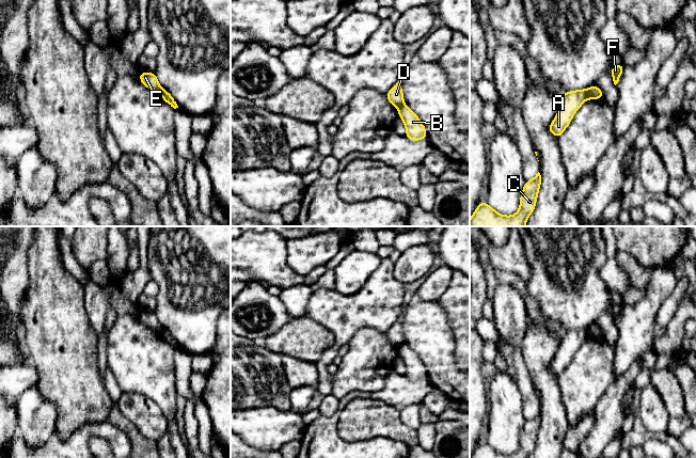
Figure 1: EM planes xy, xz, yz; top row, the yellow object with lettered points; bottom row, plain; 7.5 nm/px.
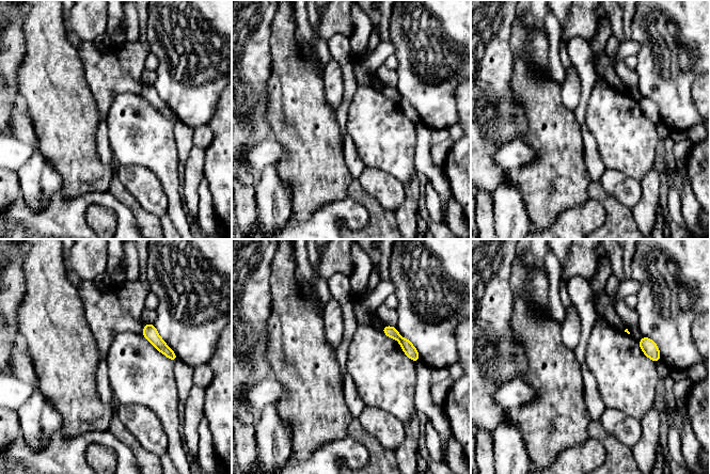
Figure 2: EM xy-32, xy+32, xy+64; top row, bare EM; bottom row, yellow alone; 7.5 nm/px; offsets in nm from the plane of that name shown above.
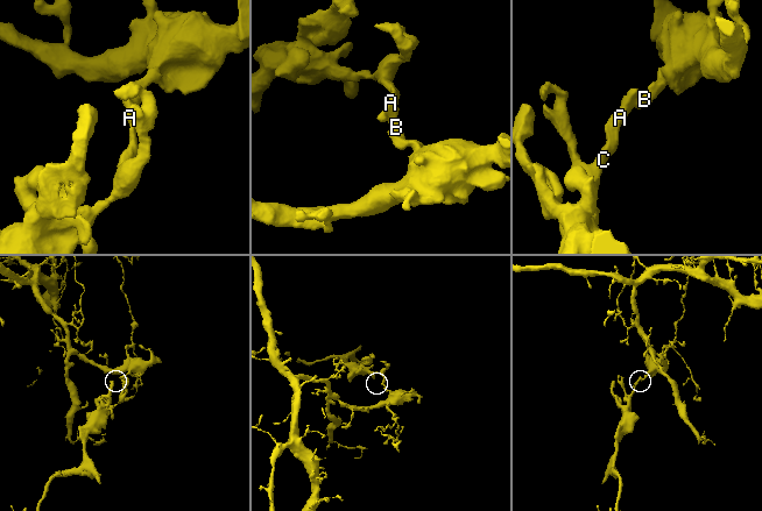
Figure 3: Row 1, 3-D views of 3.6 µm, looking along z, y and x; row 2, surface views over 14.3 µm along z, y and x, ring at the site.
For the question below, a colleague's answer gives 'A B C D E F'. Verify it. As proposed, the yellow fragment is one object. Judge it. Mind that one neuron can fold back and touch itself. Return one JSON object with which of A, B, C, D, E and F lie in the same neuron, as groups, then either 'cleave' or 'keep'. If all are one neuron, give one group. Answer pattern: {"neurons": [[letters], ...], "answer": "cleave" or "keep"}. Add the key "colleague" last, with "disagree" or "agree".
{"neurons": [["A", "C", "D", "E"], ["B", "F"]], "answer": "cleave", "colleague": "disagree"}

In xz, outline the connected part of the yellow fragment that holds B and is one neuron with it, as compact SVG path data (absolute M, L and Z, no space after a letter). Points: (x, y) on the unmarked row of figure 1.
M405 343L398 346L398 354L406 365L406 376L411 380L428 378L427 370L418 356Z

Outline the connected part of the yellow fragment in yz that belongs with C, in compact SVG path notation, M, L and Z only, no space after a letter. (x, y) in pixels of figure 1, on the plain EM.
M538 411L536 415L527 420L523 426L520 437L520 447L513 455L503 455L496 452L486 441L480 441L471 458L527 458L536 446L536 440L541 424L541 414Z

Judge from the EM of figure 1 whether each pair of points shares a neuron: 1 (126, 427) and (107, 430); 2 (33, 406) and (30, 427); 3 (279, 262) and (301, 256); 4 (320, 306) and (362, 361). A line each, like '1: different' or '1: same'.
1: different
2: same
3: different
4: different

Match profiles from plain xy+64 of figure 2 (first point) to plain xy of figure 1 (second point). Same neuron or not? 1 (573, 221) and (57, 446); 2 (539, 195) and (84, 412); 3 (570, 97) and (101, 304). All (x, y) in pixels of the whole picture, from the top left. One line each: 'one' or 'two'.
1: one
2: one
3: one

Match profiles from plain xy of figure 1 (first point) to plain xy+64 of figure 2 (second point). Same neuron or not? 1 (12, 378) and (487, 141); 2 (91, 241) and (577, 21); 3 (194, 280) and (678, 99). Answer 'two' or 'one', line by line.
1: two
2: one
3: one

